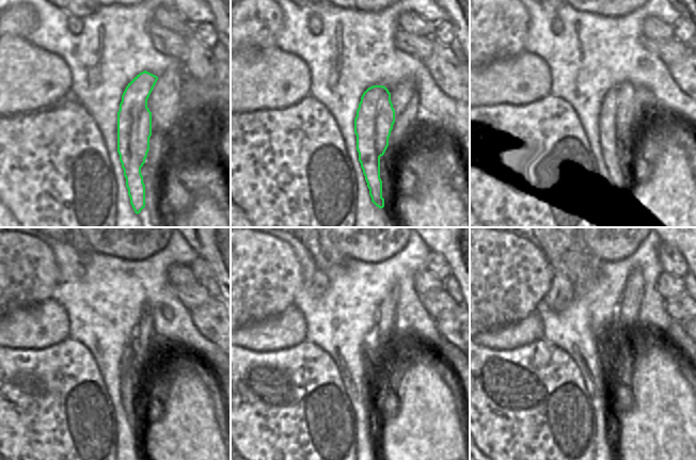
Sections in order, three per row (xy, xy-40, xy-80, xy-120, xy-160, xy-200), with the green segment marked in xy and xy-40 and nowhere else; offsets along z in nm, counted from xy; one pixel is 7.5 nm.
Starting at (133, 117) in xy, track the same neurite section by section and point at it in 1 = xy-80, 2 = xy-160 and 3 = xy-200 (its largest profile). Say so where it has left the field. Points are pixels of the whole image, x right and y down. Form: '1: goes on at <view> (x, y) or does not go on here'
1: goes on at xy-80 (619, 110)
2: goes on at xy-160 (374, 359)
3: goes on at xy-200 (622, 332)

